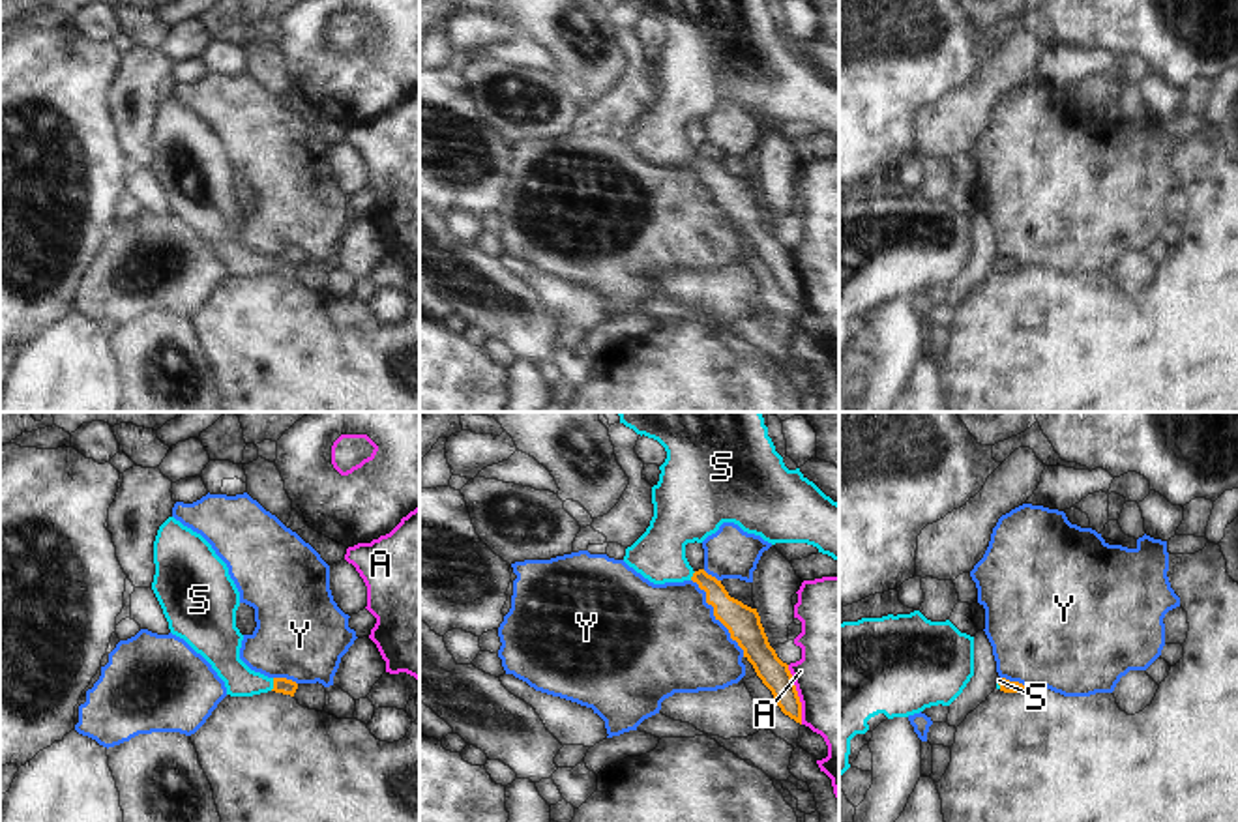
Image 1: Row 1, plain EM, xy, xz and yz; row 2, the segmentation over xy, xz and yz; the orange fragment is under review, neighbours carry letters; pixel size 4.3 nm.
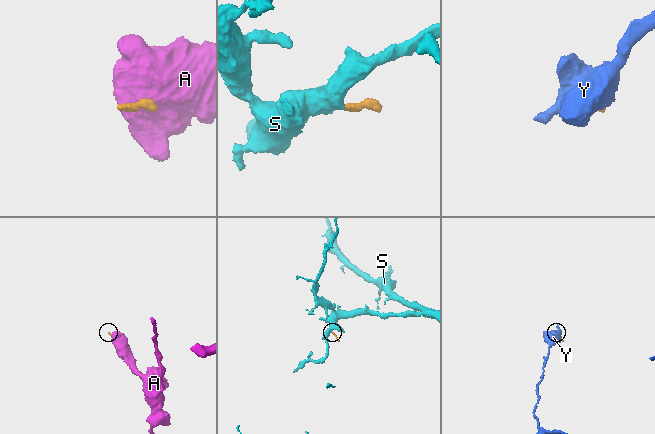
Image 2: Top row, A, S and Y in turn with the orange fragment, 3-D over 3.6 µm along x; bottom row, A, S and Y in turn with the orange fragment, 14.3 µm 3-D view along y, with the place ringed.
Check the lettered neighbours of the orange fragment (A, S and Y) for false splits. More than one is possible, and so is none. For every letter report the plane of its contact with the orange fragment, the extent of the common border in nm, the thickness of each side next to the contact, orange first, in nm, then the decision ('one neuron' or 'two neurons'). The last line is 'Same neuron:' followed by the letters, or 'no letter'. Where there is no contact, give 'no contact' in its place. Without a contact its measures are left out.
A: meets orange in xz; contact 260 nm long; 120 nm thick on the orange side, 360 nm on the other; two neurons
S: meets orange in xy; contact 60 nm long; 70 nm thick on the orange side, 140 nm on the other; one neuron
Y: meets orange in xz; contact 400 nm long; 140 nm thick on the orange side, 480 nm on the other; two neurons
Same neuron: S

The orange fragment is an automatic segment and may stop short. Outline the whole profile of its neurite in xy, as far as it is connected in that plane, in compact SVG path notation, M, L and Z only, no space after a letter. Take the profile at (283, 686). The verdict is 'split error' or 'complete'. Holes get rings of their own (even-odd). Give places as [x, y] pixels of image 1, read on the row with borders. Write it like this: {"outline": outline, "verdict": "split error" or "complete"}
{"outline": "M169 517L154 541L154 564L152 590L170 633L212 665L225 682L227 695L253 697L275 691L294 697L296 682L268 678L240 659L240 592L227 564L200 534Z", "verdict": "split error"}

